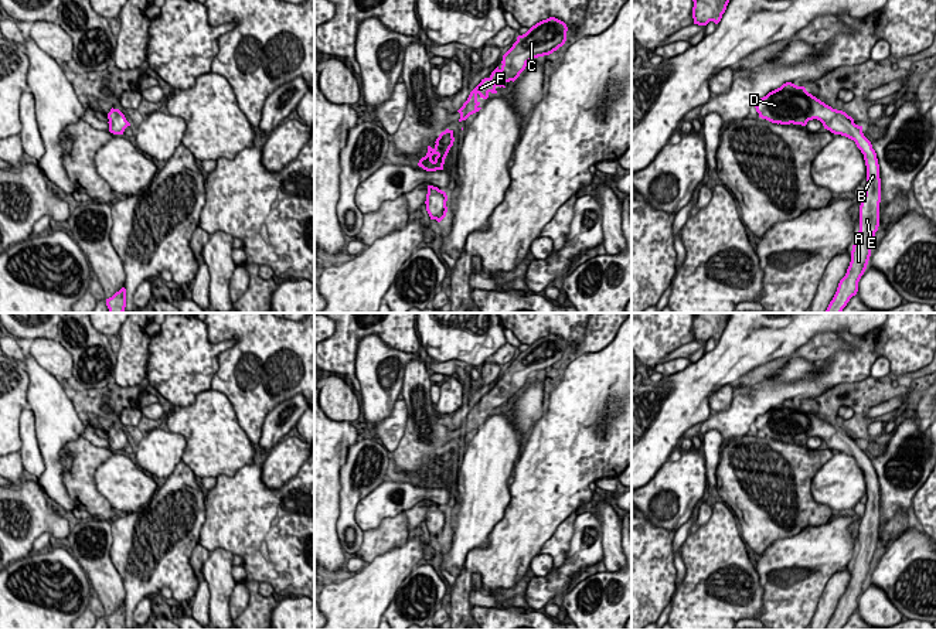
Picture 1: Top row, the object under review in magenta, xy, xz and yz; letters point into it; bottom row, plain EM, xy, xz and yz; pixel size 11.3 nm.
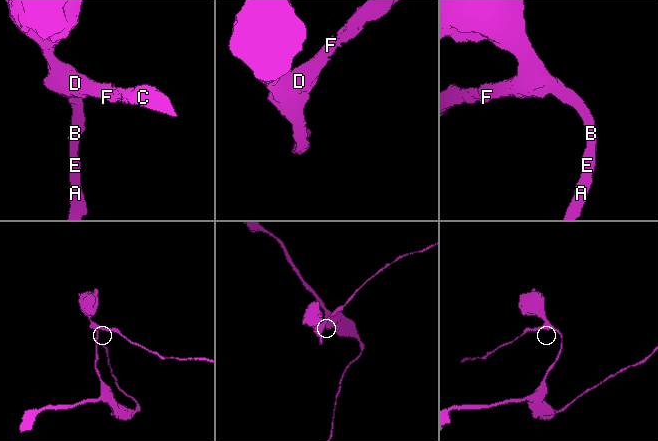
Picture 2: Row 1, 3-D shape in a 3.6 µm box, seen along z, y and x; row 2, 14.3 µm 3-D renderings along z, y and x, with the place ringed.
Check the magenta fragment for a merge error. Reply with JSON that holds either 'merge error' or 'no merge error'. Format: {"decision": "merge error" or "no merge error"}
{"decision": "no merge error"}

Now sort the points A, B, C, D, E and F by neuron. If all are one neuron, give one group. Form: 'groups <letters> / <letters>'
groups A B C D E F

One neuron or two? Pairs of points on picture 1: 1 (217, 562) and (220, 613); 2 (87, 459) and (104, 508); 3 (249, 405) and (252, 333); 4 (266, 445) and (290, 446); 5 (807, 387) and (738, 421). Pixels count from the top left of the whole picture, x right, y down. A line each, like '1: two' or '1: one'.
1: one
2: one
3: one
4: two
5: one

